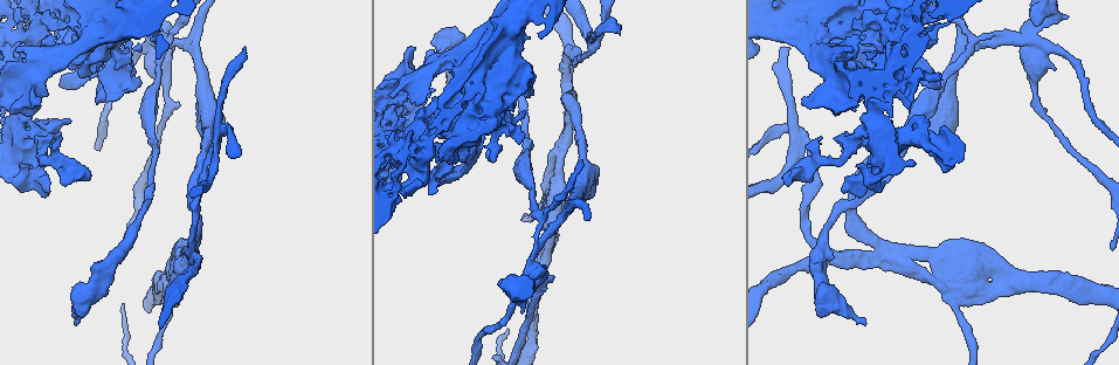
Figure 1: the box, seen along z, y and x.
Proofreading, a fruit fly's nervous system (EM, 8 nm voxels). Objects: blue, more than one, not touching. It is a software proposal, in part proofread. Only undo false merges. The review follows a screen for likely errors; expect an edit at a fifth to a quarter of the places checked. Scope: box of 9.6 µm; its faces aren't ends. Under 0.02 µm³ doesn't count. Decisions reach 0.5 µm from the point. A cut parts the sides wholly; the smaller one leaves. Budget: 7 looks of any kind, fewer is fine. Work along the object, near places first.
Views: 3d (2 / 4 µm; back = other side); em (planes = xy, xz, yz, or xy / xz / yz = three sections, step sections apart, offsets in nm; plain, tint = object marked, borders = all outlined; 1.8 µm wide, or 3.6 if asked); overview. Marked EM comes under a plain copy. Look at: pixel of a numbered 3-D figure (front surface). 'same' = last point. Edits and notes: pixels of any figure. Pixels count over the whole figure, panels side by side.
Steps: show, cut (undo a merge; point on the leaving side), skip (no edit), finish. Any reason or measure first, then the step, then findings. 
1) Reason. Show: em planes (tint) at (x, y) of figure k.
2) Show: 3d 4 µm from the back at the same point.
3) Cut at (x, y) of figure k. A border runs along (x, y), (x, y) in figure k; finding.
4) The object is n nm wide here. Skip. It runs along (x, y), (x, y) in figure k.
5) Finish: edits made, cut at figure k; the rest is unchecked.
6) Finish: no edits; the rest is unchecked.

Sudden change in width. Show: em 3.6 µm planes (tint) at (67, 20) of figure 1.

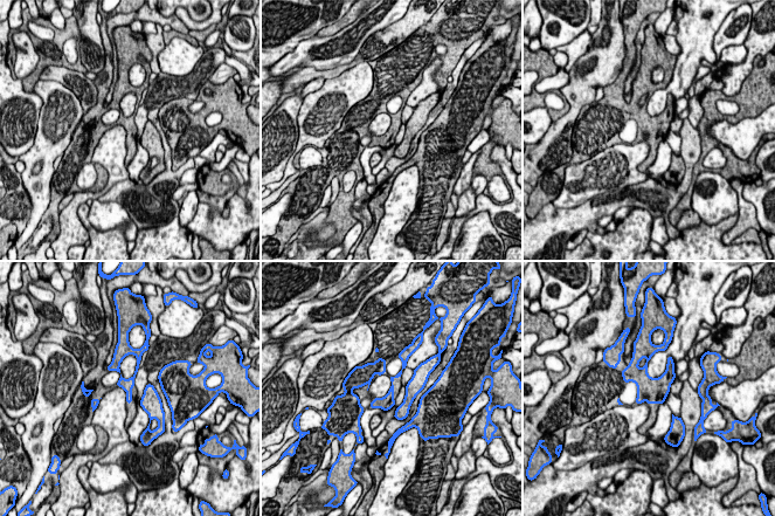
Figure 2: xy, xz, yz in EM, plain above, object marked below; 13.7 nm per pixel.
Skip. It runs along (417, 371), (401, 407), (373, 405) in figure 2; all the same cell.

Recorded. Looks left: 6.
Sudden change in width. Show: em planes (tint) at (391, 100) of figure 1.

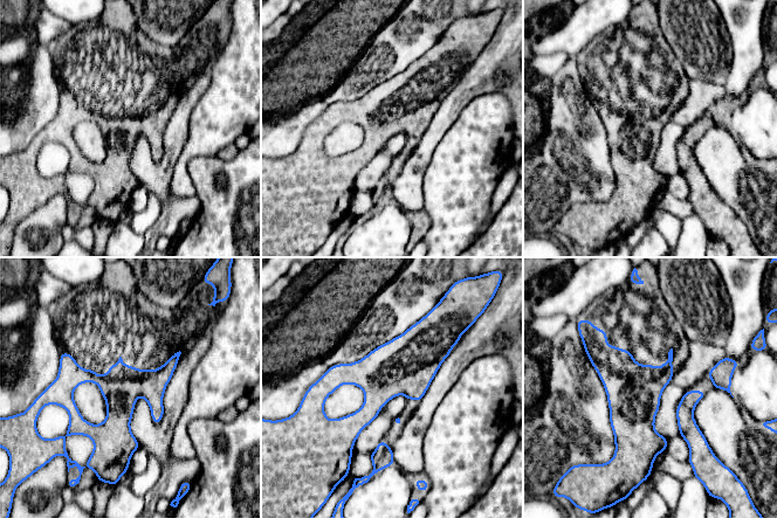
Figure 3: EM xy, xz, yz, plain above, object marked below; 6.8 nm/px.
The object is 280 nm wide here. Skip. It runs along (176, 357), (153, 381), (60, 382) in figure 3; one cell here.

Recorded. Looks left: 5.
Four or more arms meet. Show: em 3.6 µm planes (tint) at (1016, 40) of figure 1.

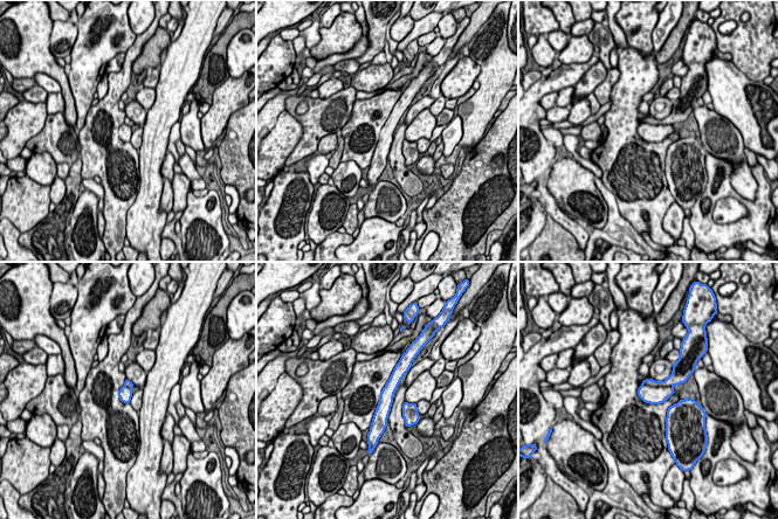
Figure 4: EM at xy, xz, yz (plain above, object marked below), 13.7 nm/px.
The object is 190 nm wide here. Skip. It runs along (403, 364), (387, 392), (380, 426) in figure 4; one cell here.

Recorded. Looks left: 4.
Finish: no edits; the rest is unchecked.

